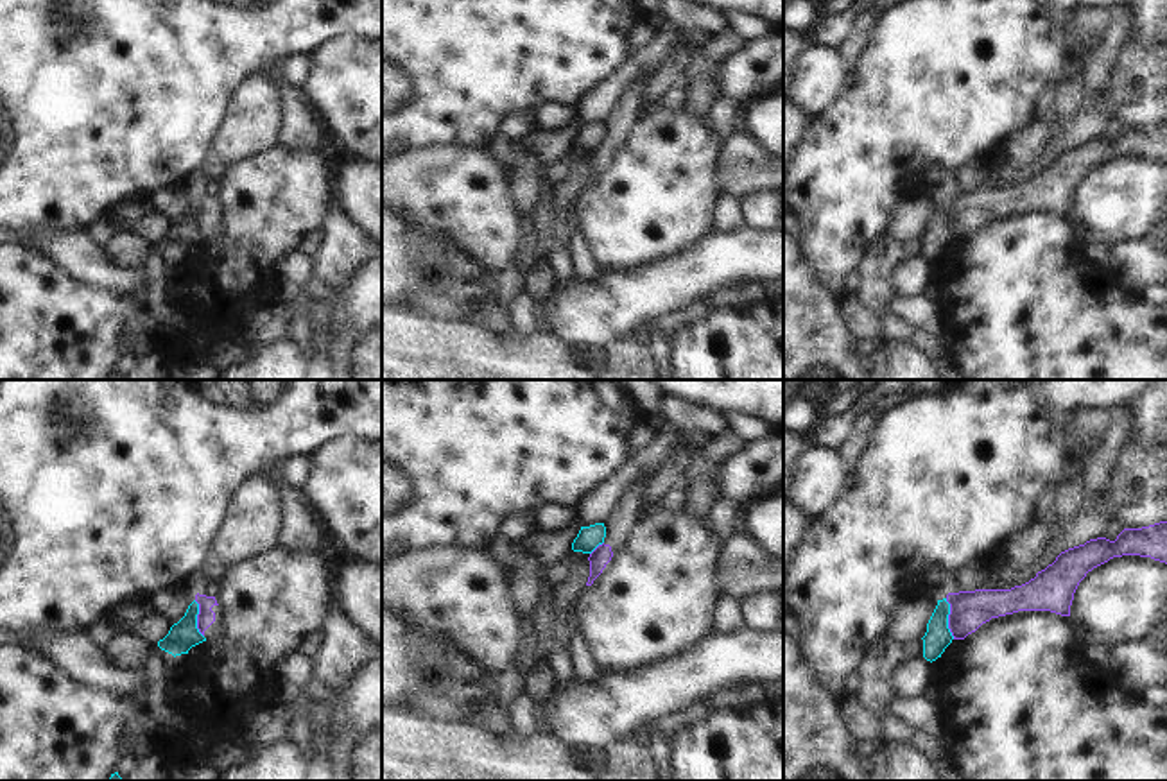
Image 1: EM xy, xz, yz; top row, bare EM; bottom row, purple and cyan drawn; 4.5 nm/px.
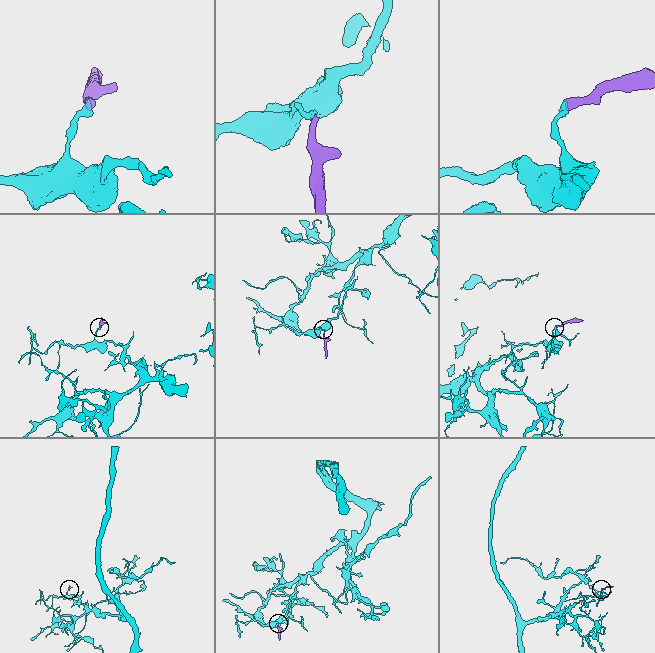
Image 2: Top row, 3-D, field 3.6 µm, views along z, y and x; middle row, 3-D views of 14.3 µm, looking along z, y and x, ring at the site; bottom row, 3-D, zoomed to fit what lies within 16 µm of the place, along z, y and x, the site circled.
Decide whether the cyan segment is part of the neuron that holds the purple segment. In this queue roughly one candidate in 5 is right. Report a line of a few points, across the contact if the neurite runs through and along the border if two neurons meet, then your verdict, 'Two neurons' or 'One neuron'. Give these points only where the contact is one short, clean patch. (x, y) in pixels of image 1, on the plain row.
Line: yz (945, 197), (949, 203), (949, 230), (954, 237). Two neurons.

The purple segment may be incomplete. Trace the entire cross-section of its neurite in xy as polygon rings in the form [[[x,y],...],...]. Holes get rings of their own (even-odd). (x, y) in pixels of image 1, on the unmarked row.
[[[195,193],[199,202],[197,227],[208,238],[226,227],[224,211],[217,202],[215,195]]]

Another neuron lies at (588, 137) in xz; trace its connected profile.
[[[604,122],[581,125],[577,136],[572,142],[572,149],[583,150],[583,152],[592,152],[599,143],[604,142],[604,136],[606,136]]]

